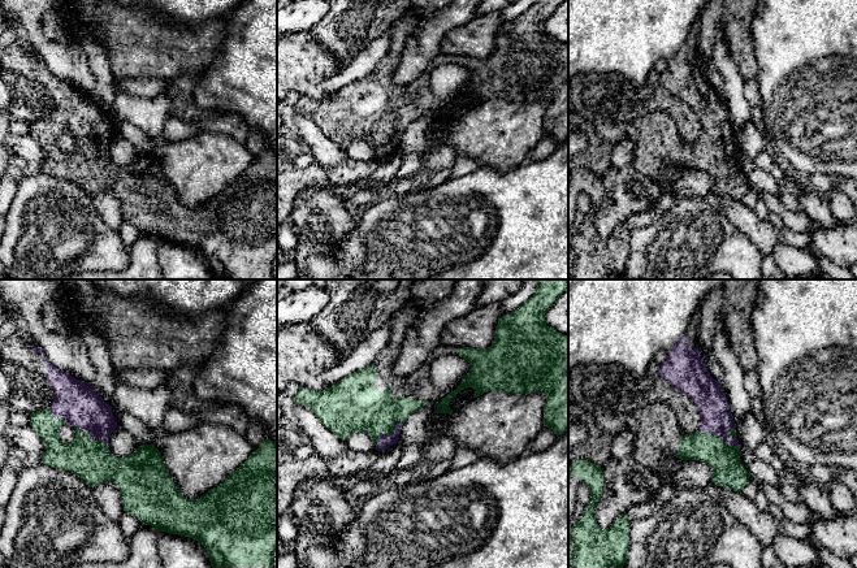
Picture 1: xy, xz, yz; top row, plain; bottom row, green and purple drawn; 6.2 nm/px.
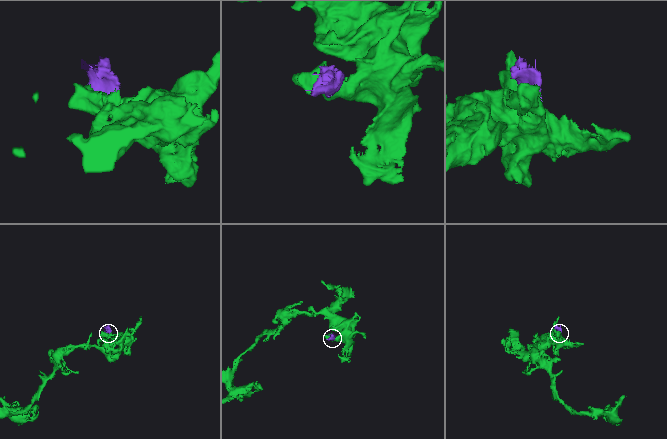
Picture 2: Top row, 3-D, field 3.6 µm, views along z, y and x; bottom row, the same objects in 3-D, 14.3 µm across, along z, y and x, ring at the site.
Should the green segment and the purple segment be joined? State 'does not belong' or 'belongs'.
belongs

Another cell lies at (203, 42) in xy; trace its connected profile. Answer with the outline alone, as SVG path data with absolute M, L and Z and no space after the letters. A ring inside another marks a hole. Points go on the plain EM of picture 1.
M96 0L95 17L87 22L79 12L62 10L64 25L91 30L103 42L114 78L160 78L202 75L218 56L226 38L229 16L217 17L195 27L173 25L157 12L140 6L121 6L112 0Z

